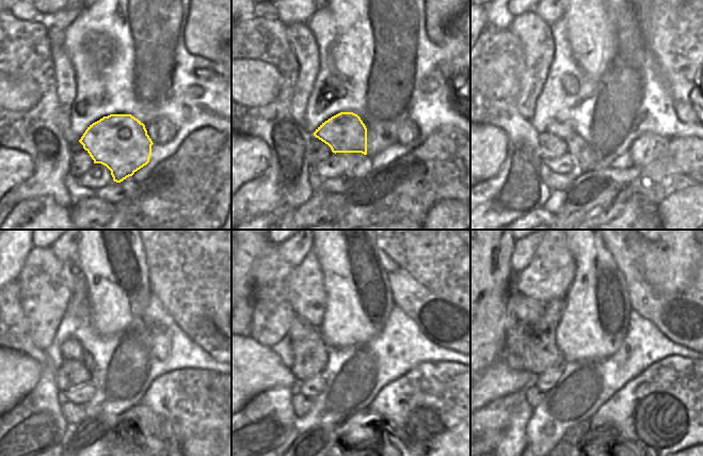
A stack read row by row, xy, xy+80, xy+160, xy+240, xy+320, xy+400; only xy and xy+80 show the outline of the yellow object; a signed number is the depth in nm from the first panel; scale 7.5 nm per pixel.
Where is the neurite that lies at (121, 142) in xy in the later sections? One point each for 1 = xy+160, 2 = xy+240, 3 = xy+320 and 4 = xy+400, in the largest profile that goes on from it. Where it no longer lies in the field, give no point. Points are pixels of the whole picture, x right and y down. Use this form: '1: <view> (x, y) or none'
1: xy+160 (563, 129)
2: xy+240 (72, 349)
3: xy+320 (300, 328)
4: xy+400 (524, 309)

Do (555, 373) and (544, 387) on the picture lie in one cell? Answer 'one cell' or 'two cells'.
one cell

